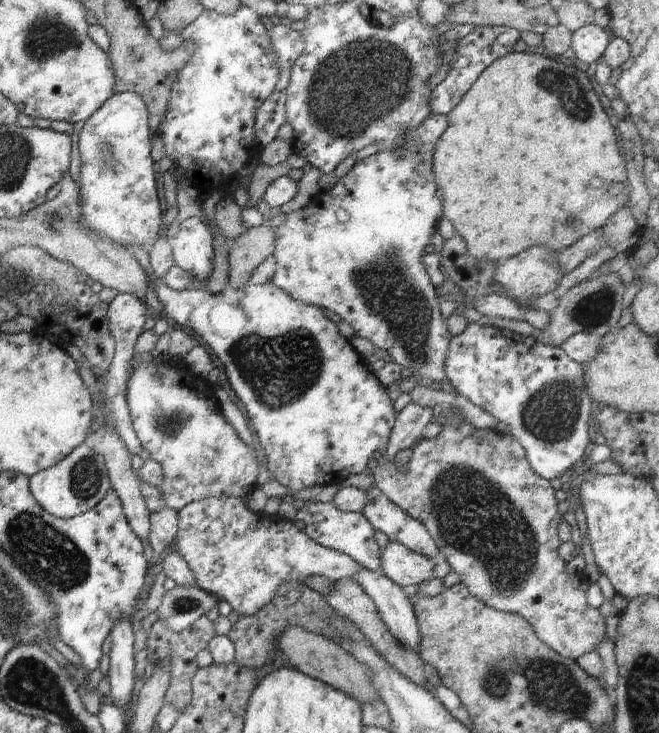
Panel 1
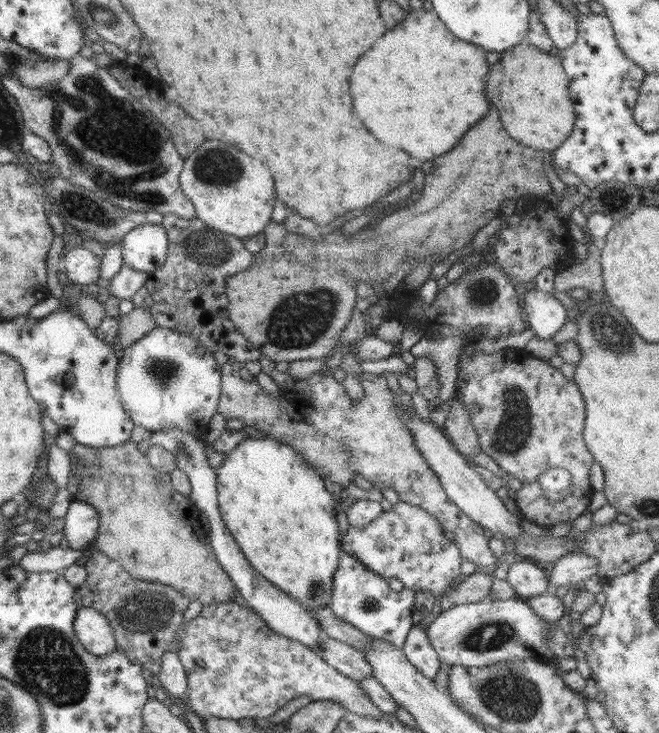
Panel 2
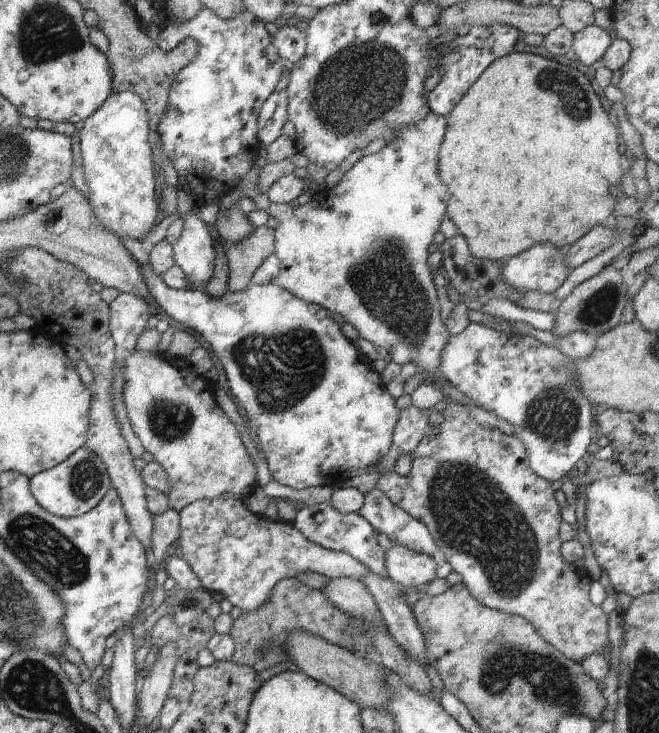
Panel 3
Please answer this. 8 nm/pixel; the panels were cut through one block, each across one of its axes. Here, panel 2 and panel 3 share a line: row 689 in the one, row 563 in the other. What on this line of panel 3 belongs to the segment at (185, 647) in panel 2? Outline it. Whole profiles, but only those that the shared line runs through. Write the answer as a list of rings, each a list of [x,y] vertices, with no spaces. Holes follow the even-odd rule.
[[[200,499],[180,512],[180,538],[178,553],[192,568],[204,589],[224,596],[234,608],[242,612],[258,610],[268,598],[276,582],[284,578],[296,578],[304,572],[316,572],[326,578],[346,577],[359,579],[372,572],[356,558],[342,551],[333,551],[312,544],[302,532],[298,532],[292,522],[268,520],[265,515],[252,514],[241,499]]]

